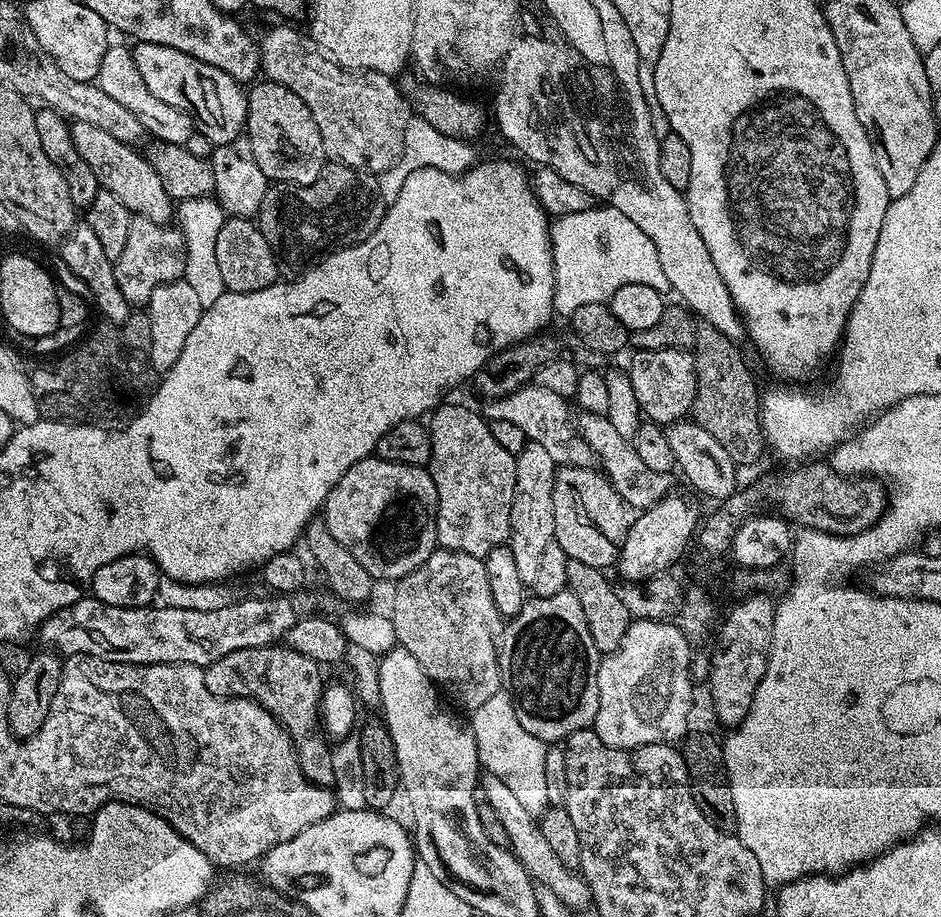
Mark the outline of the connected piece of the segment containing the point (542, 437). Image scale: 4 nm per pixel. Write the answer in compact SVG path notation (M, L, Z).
M531 384L502 399L487 401L482 412L489 421L512 422L521 427L531 443L545 447L556 465L591 468L594 464L594 449L581 434L573 409L570 404L568 409L568 404L565 397Z

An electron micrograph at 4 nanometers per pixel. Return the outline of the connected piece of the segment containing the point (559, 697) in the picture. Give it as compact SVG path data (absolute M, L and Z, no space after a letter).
M565 590L550 597L533 595L525 599L522 610L507 621L498 645L500 683L503 691L512 697L518 722L545 742L563 742L570 734L583 728L592 728L598 714L598 666L602 653L591 638L586 617L578 598Z

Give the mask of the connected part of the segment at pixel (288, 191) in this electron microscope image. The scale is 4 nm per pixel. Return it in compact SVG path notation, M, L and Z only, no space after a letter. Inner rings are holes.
M325 163L313 184L276 184L269 187L258 213L258 223L274 250L281 277L303 276L313 267L315 252L349 248L365 240L380 224L386 204L377 185L358 168Z

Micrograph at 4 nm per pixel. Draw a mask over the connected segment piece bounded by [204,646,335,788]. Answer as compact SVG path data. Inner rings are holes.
M269 646L234 650L234 654L218 658L218 662L204 669L204 681L210 694L245 696L264 707L291 736L296 757L306 778L324 788L332 788L335 782L331 765L332 748L324 745L325 737L319 731L312 732L320 724L320 696L326 687L326 680L320 677L320 672L321 665L306 658L306 654L298 654L298 650L287 646Z

